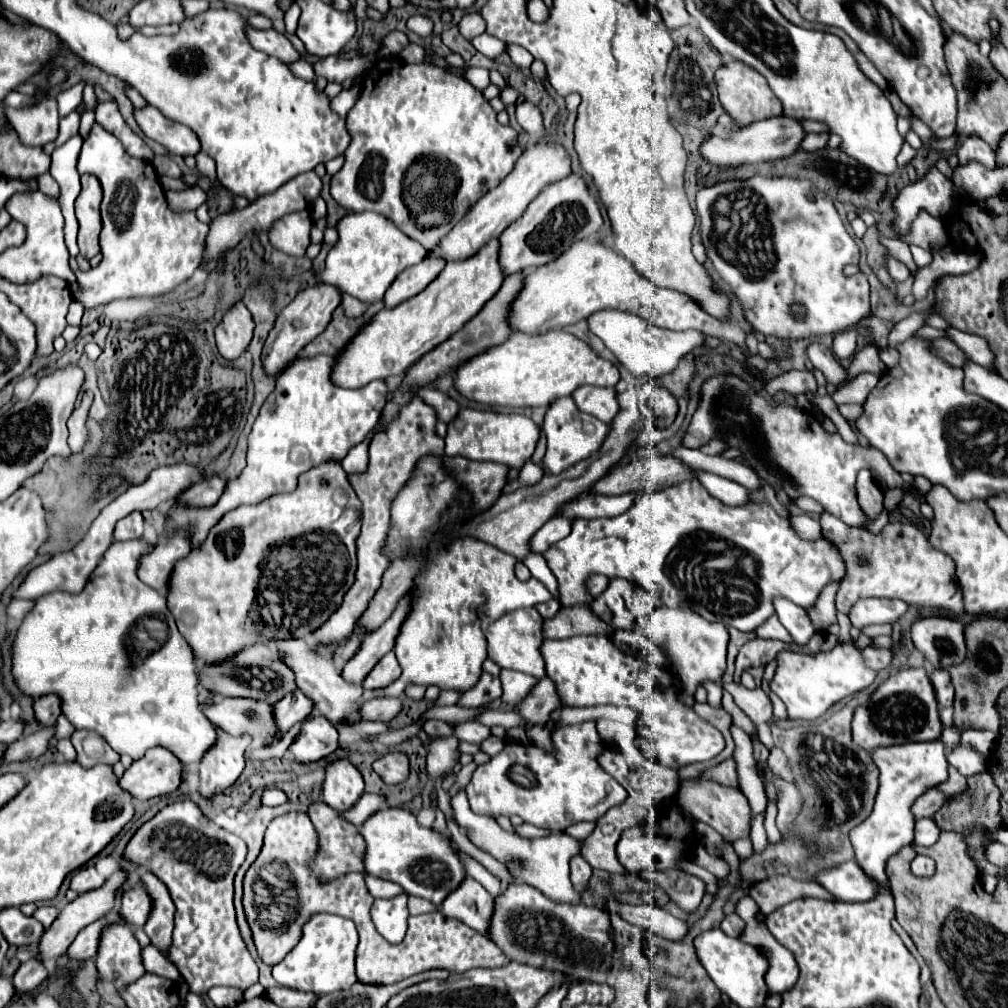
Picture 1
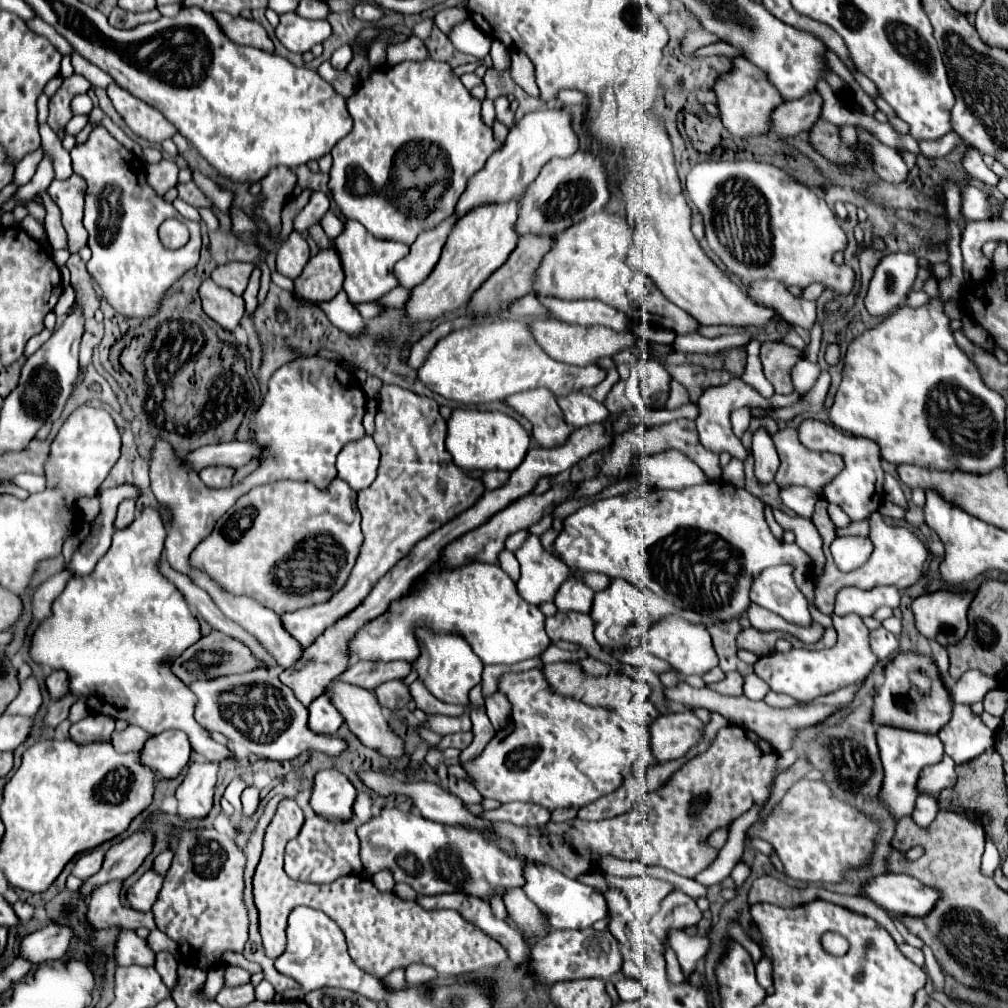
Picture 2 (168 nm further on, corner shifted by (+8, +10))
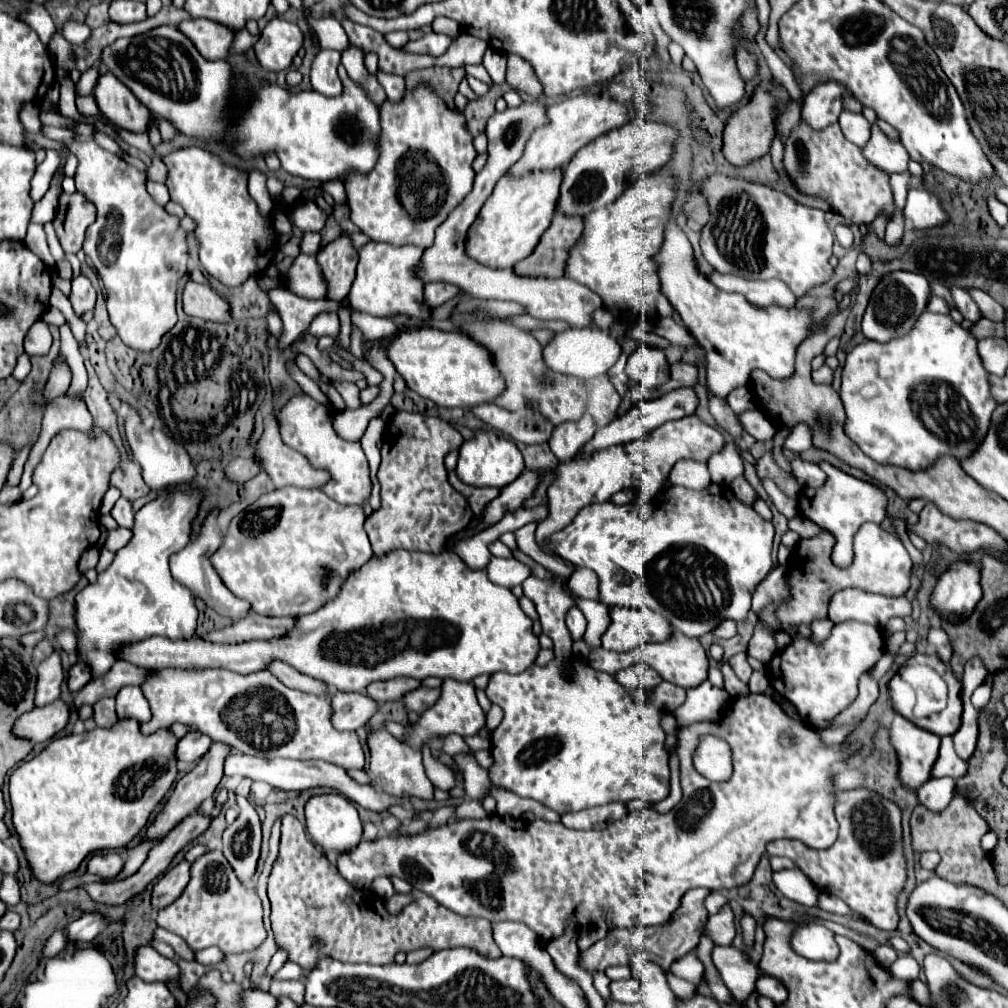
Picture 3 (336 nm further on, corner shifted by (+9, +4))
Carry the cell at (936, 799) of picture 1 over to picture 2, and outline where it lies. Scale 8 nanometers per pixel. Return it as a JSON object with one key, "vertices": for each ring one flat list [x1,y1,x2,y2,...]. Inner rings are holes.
{"vertices":[[944,755,940,763,936,765,928,765,922,769,922,775,918,779,918,789,922,791,930,791,934,795,938,795,942,789,952,787,956,783,956,771,954,771,954,761]]}

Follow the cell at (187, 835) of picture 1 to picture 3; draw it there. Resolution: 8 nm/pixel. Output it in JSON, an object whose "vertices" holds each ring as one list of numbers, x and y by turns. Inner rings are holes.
{"vertices":[[219,849,207,851,191,863,189,885,173,905,159,911,157,925,179,935,193,951,215,945,225,955,251,951,267,937,259,895,255,889,237,881,233,867,225,861,225,855]]}

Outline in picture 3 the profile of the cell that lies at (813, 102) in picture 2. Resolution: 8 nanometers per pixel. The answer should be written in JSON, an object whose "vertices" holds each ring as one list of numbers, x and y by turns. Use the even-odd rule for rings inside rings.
{"vertices":[[835,81,811,89,811,93,805,95,805,101,801,103,801,121,805,121,811,129,825,129,837,123,839,113,843,111,843,91,845,85,837,85]]}

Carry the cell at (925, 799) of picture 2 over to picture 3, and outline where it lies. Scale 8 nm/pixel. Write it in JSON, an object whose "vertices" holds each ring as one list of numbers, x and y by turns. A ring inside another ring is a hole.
{"vertices":[[943,777,943,779,929,779,917,791,917,797,919,803,929,811,941,813,953,799,953,793,955,793,955,781,951,777]]}

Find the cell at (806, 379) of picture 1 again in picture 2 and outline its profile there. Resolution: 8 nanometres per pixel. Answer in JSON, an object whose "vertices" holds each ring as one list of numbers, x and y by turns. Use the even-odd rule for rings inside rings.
{"vertices":[[743,407,732,411,730,421,732,424,733,432,741,438,743,433,748,429,751,420,750,408]]}

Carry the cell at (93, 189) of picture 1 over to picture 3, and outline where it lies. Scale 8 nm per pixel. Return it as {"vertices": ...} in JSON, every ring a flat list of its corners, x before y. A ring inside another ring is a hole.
{"vertices":[[81,193,61,197,53,225,65,253,81,251,85,229,93,221,95,221,95,207]]}

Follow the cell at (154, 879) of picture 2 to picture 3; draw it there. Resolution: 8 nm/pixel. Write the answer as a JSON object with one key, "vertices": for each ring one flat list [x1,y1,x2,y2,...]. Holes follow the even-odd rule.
{"vertices":[[181,861,179,865,175,865,167,873,163,873,163,877,153,885,151,905,155,909,165,909,181,895,181,891,189,883,189,867,191,867,191,863]]}

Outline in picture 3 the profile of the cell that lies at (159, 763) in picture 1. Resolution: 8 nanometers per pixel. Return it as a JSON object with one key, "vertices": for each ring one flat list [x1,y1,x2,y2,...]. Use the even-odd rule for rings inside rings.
{"vertices":[[199,731,195,733,187,733,183,739,179,739,177,743,177,761,183,761,183,763,193,763,197,761,199,757,205,755,205,751,209,749,211,745,211,739]]}

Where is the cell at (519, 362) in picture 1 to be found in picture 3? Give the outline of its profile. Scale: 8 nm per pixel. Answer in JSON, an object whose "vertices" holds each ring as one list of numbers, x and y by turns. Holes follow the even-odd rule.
{"vertices":[[433,327,401,333,391,341,387,355,409,389,441,407,471,409,493,401,505,391,505,379,497,365,493,365,493,353,465,333,445,333]]}

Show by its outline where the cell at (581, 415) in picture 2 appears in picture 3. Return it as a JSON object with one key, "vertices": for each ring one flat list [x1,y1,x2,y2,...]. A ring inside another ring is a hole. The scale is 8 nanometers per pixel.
{"vertices":[[587,413,581,421,565,421,565,425,557,425,553,437,549,441,551,451,559,461,569,461,595,433,595,421]]}

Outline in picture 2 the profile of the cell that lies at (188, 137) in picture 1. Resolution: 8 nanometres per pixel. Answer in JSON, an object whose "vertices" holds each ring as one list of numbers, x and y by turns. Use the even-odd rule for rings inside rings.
{"vertices":[[110,83,106,91,114,109,138,137,150,143,162,143,176,133,176,127,162,113,158,113,154,107,140,101,138,97,130,95,116,83]]}

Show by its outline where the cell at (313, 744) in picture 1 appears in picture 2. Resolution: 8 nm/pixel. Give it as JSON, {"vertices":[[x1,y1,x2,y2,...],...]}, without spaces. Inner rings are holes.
{"vertices":[[320,695,310,707,310,729,324,733,324,735,334,735,340,725,344,723,342,713,332,705,330,695]]}

